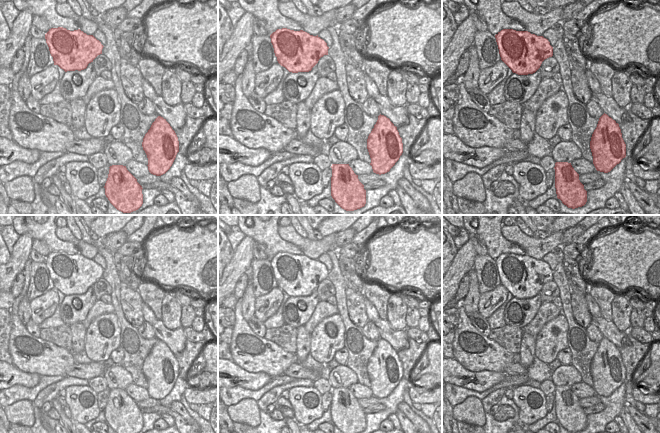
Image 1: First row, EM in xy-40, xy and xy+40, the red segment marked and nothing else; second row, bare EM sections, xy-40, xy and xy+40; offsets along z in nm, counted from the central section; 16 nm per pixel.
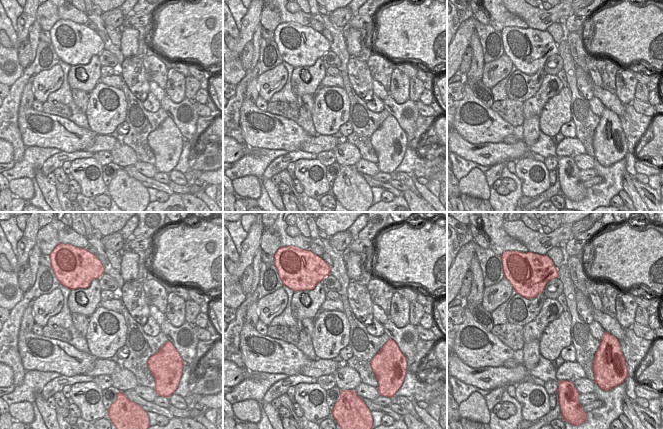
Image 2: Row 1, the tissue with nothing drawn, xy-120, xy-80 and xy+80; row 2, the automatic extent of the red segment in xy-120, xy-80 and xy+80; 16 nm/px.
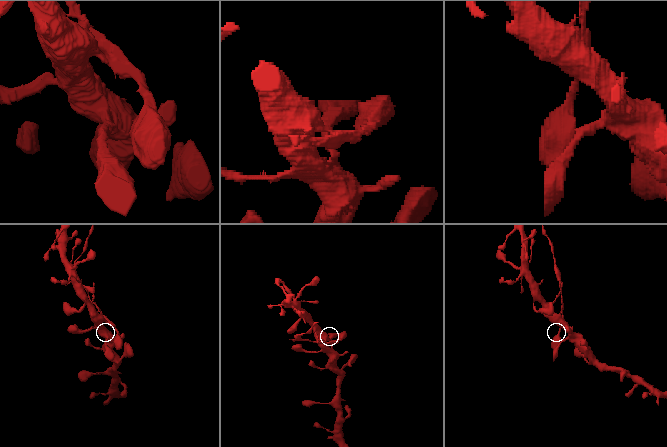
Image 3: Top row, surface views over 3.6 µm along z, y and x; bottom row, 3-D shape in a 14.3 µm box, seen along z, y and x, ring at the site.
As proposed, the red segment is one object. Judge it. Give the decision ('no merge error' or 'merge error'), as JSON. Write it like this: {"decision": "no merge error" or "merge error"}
{"decision": "merge error"}

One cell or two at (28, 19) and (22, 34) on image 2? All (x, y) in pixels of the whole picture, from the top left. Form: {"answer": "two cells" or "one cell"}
{"answer": "one cell"}

